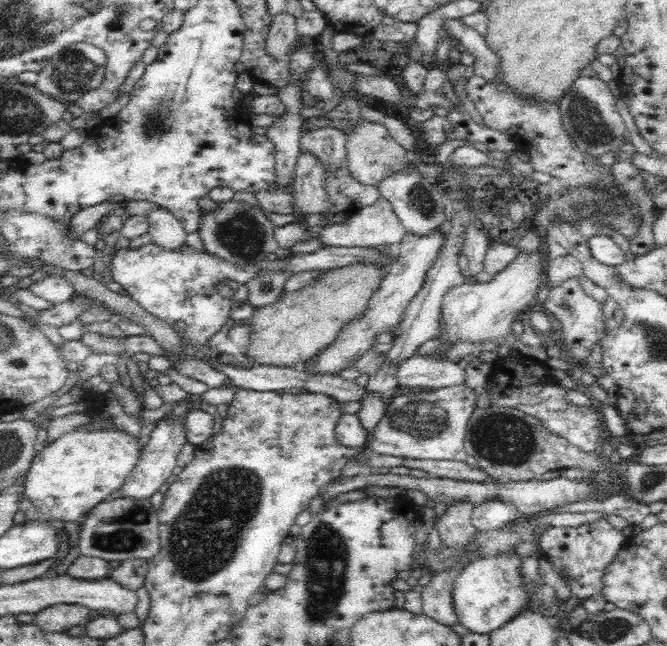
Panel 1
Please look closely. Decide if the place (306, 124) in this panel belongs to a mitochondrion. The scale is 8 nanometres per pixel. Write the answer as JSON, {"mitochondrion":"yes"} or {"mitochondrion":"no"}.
{"mitochondrion":"no"}

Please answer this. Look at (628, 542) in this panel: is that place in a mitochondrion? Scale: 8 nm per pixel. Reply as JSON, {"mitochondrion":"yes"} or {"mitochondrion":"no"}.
{"mitochondrion":"no"}

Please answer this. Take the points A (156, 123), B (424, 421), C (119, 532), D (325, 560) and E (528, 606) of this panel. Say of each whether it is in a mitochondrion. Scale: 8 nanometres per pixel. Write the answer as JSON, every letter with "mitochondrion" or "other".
{"A":"mitochondrion","B":"mitochondrion","C":"mitochondrion","D":"mitochondrion","E":"other"}

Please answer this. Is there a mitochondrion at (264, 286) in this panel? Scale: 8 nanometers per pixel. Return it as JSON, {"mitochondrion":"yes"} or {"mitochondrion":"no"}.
{"mitochondrion":"yes"}

